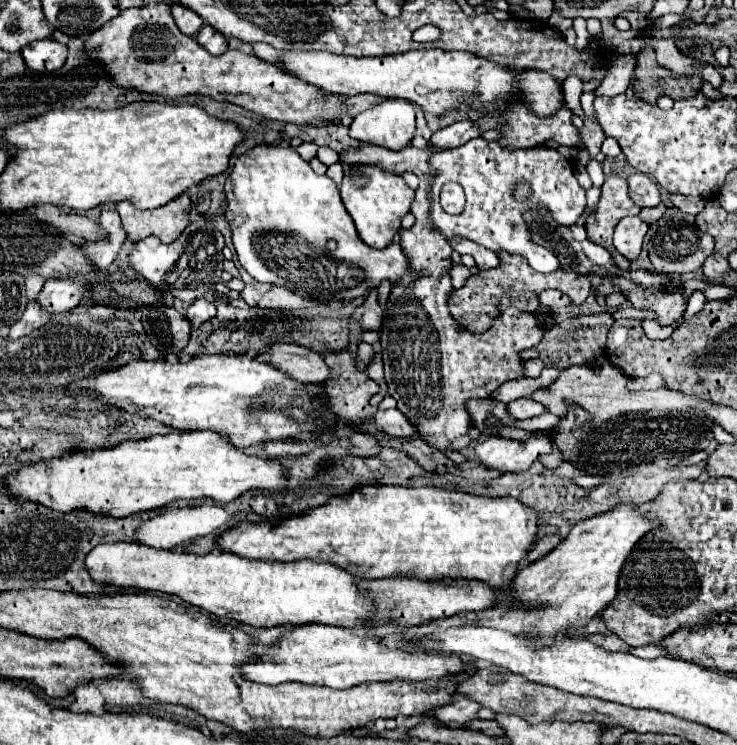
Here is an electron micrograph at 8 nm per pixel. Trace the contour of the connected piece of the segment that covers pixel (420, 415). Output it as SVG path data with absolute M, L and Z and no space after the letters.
M366 144L362 148L350 148L340 152L340 162L348 166L374 164L394 174L410 170L420 179L411 204L411 213L416 221L412 228L400 230L398 242L404 252L408 252L412 268L424 270L428 272L428 276L422 276L420 280L416 280L416 284L410 284L408 288L396 286L390 292L384 322L380 328L384 378L388 384L388 394L396 398L398 410L404 412L408 420L412 420L412 424L416 424L418 436L422 436L430 446L436 448L464 450L472 442L468 434L470 414L466 402L470 398L488 398L506 380L522 378L524 364L518 354L524 348L536 346L542 338L542 330L536 324L534 314L522 312L514 306L496 316L492 328L488 328L486 332L466 332L450 316L446 298L452 292L452 248L444 240L444 236L428 232L428 220L424 220L424 212L429 212L430 209L432 188L432 181L429 182L428 176L428 152L432 152L432 146L428 146L426 150L408 146L394 152L374 144Z

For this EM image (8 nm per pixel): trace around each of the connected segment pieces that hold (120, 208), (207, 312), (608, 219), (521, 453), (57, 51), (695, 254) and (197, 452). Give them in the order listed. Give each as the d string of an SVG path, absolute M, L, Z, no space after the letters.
M188 192L170 200L168 204L156 210L138 210L128 202L118 202L116 212L120 214L122 228L128 234L128 240L136 242L148 236L156 236L160 242L174 242L180 232L188 226Z
M204 298L192 302L190 308L188 308L188 312L186 312L186 318L192 324L192 328L198 328L200 324L204 324L206 320L210 320L214 316L216 316L216 306L212 302L204 300Z
M608 174L606 180L604 180L604 186L602 186L602 196L600 196L600 202L598 202L598 210L596 210L596 214L592 214L586 220L586 232L588 232L588 240L594 242L594 244L600 244L608 252L612 252L616 264L622 266L622 268L628 268L628 262L614 248L612 232L624 216L638 214L639 212L640 206L630 200L626 180L620 178L618 174Z
M536 436L536 440L528 440L528 444L488 438L484 442L478 442L474 448L476 460L496 474L524 472L534 460L548 452L552 452L552 440L548 436Z
M36 40L22 48L24 62L36 72L54 72L64 66L66 46L56 40Z
M660 220L660 222L654 222L648 230L646 250L648 250L648 258L656 272L662 272L662 274L684 272L686 274L686 272L694 272L702 268L704 260L714 250L714 240L706 232L702 232L696 224L678 224L676 228L676 224Z
M174 432L144 440L126 440L114 448L94 452L74 452L70 458L30 464L8 476L8 492L22 500L68 512L68 508L92 508L92 512L112 512L130 516L158 510L174 500L210 498L228 504L250 490L284 492L288 474L278 460L260 458L238 450L220 432Z

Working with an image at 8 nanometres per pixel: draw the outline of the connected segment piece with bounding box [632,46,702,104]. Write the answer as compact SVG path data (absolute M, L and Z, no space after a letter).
M644 46L636 54L636 68L634 68L634 94L648 102L656 104L660 96L670 96L672 100L692 98L702 88L702 74L676 74L658 64L656 52L650 46Z

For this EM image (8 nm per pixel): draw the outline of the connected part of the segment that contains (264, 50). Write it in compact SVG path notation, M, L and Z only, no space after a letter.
M252 43L253 53L262 60L270 62L276 66L280 66L278 62L278 56L280 51L276 50L272 46L266 43Z

